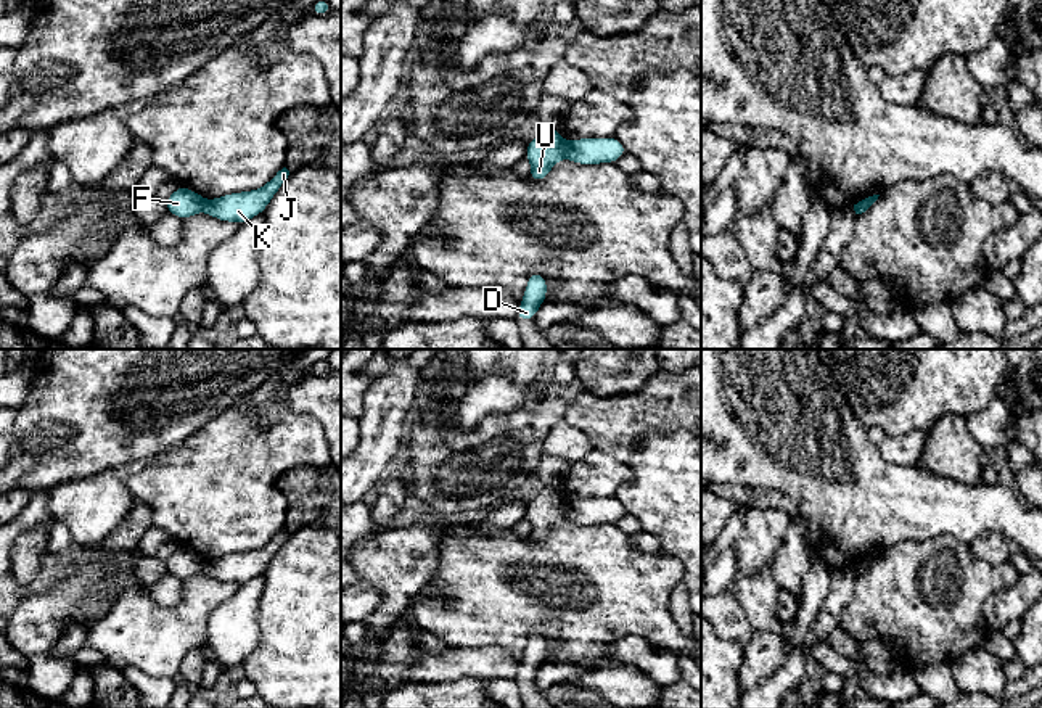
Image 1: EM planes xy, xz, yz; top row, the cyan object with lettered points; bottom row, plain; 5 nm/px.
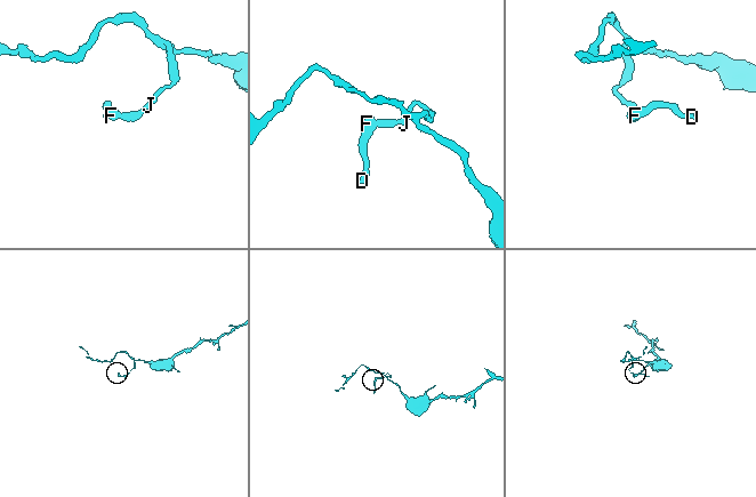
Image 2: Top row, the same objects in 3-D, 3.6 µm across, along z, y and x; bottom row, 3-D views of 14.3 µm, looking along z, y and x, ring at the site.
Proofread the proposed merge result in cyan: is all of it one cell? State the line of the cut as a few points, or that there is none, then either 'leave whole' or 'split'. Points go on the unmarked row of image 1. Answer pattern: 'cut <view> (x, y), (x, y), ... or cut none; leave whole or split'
cut xz (566, 502), (565, 517); split

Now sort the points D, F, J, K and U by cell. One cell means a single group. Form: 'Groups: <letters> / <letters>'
Groups: D F U / J K

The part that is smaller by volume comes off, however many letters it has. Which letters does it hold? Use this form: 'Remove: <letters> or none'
Remove: D, F, U

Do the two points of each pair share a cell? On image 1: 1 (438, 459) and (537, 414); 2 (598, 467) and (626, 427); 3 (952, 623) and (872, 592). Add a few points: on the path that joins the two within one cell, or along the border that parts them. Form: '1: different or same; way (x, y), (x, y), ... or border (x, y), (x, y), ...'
1: same; way (462, 459), (491, 459), (513, 438)
2: different; border (592, 448), (608, 452), (624, 464)
3: same; way (933, 612), (917, 599), (891, 599)

